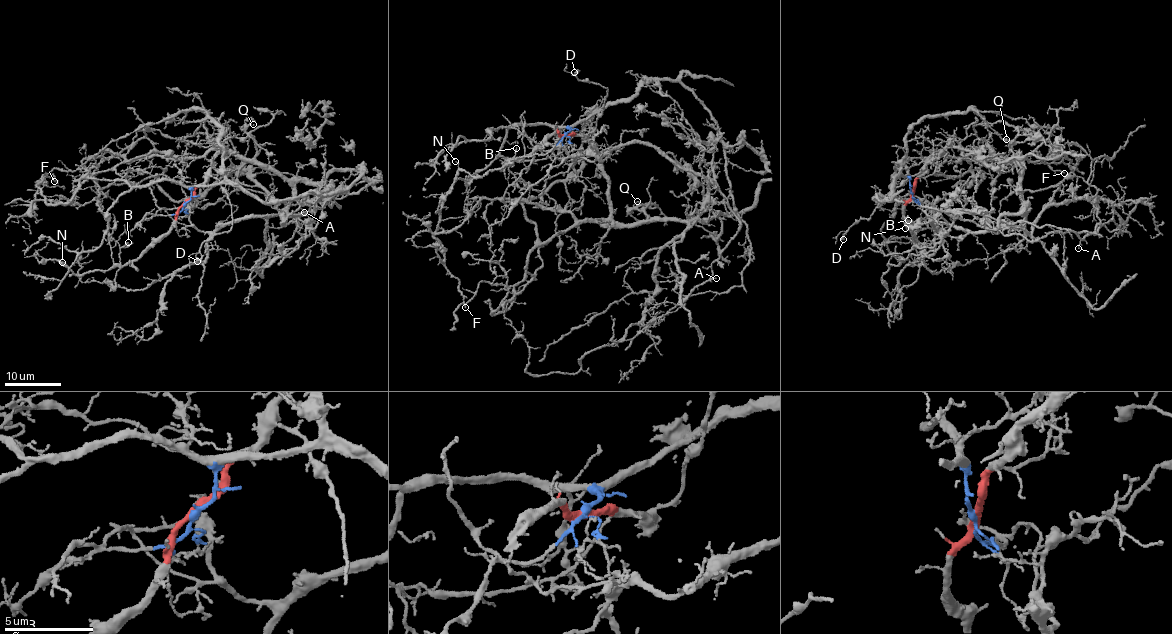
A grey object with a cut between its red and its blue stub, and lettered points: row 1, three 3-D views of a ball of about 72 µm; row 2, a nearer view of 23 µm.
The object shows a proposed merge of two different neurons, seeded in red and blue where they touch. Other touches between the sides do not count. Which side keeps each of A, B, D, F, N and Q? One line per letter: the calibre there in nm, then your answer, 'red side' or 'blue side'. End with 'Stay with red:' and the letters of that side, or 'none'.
A: 100 nm | blue side
B: 140 nm | red side
D: 240 nm | red side
F: 200 nm | blue side
N: 120 nm | red side
Q: 90 nm | red side
Stay with red: B, D, N, Q

